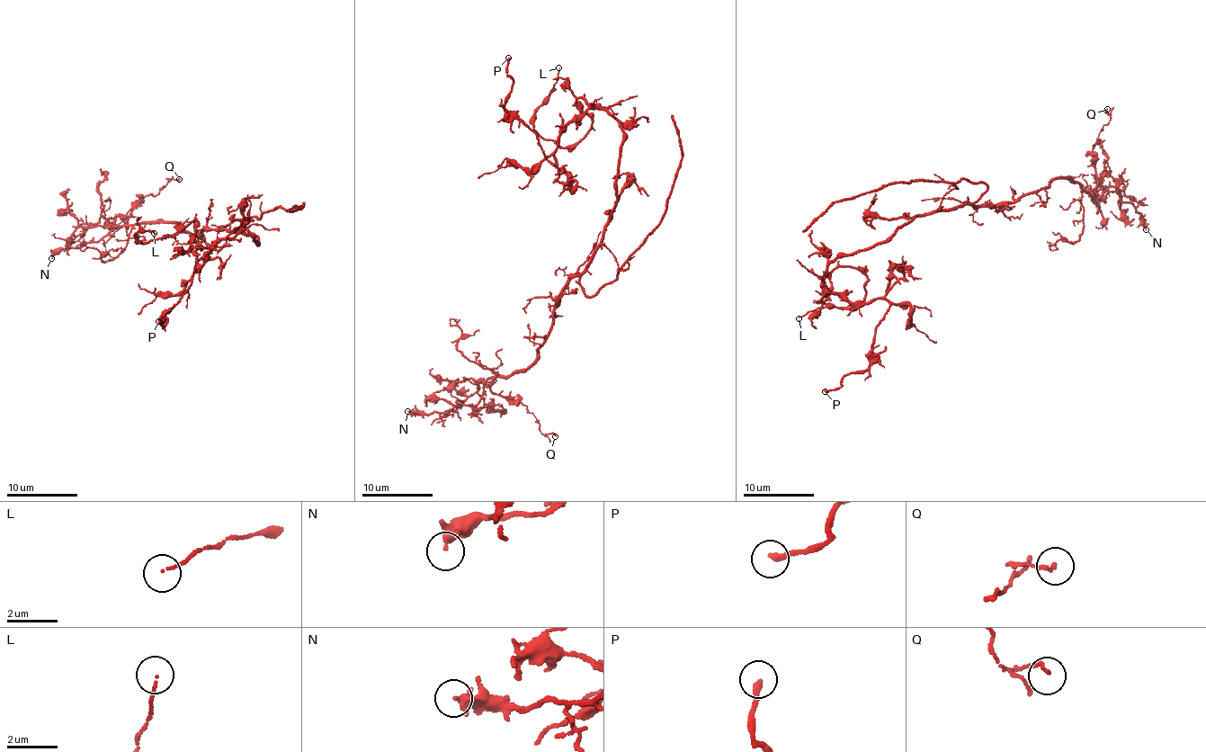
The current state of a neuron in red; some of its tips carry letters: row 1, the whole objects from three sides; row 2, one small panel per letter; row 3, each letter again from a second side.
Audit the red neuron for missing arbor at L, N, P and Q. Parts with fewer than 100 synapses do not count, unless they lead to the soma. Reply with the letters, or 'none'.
none

